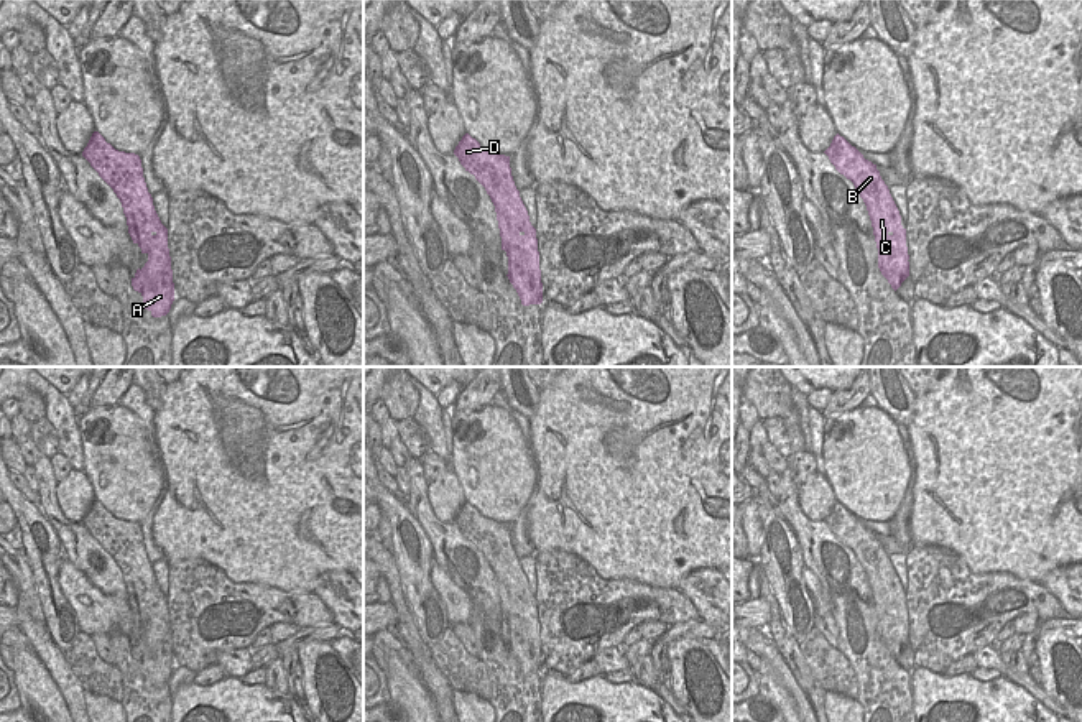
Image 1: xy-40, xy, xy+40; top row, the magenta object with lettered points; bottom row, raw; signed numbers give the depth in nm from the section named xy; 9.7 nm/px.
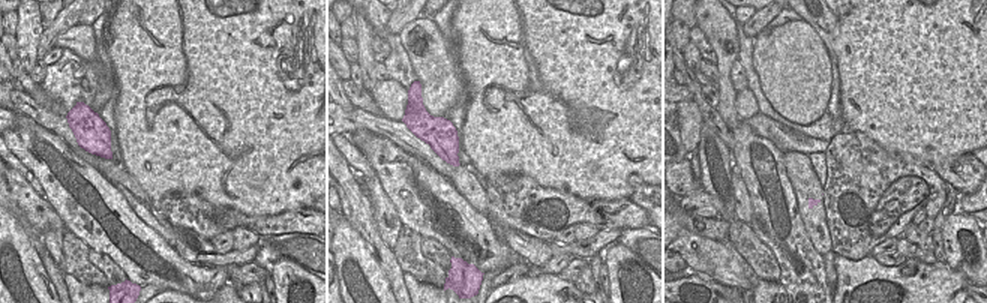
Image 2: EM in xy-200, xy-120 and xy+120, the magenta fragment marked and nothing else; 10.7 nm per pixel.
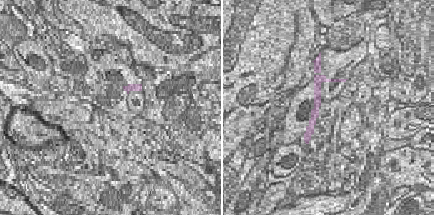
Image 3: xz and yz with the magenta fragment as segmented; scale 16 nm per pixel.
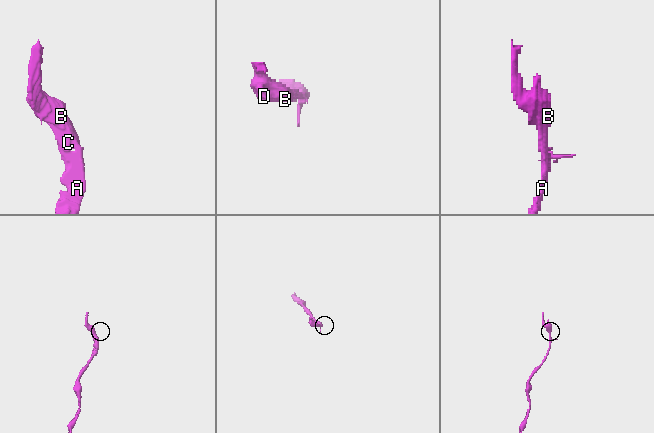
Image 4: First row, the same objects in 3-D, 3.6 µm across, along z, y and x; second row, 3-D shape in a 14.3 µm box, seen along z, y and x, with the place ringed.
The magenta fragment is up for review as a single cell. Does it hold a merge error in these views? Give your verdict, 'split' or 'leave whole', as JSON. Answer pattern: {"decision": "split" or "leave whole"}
{"decision": "leave whole"}

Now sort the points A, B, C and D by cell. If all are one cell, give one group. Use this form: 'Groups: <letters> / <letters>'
Groups: A B C D

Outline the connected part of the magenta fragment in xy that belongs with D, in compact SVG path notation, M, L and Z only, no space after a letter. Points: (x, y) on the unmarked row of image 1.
M469 502L454 518L460 533L475 544L490 564L500 605L502 618L508 625L508 648L516 658L521 673L543 671L543 651L536 597L529 590L528 579L515 554L510 525L485 518Z

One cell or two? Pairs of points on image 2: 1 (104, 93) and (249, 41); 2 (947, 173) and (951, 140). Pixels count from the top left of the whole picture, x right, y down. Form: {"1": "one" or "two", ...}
{"1": "two", "2": "two"}

